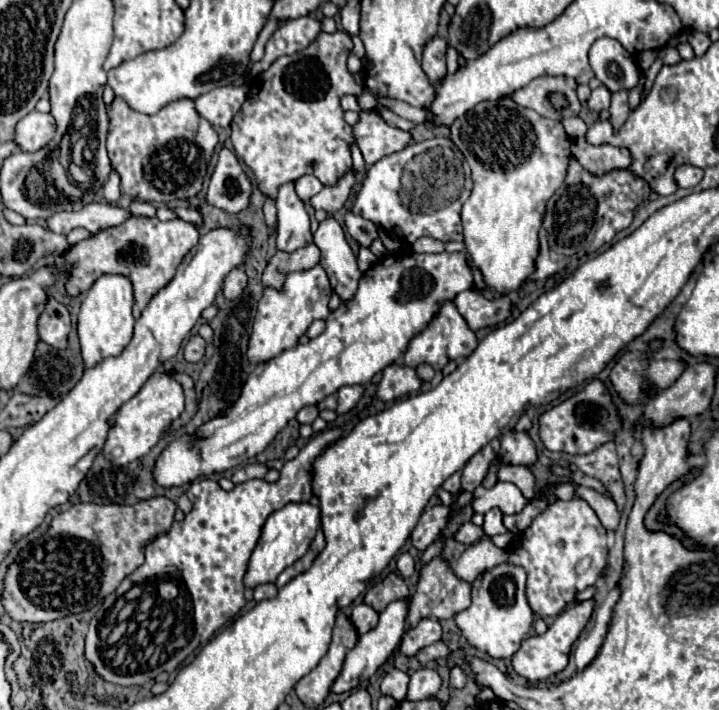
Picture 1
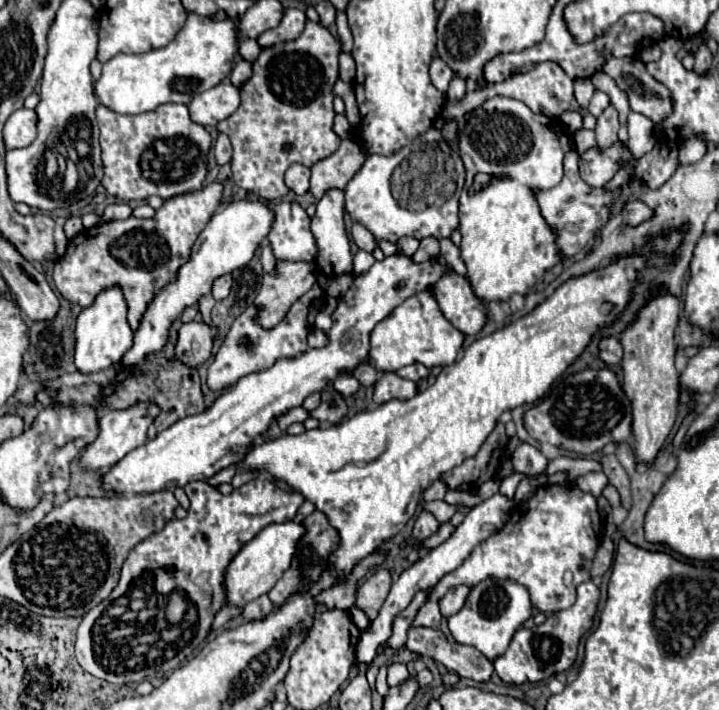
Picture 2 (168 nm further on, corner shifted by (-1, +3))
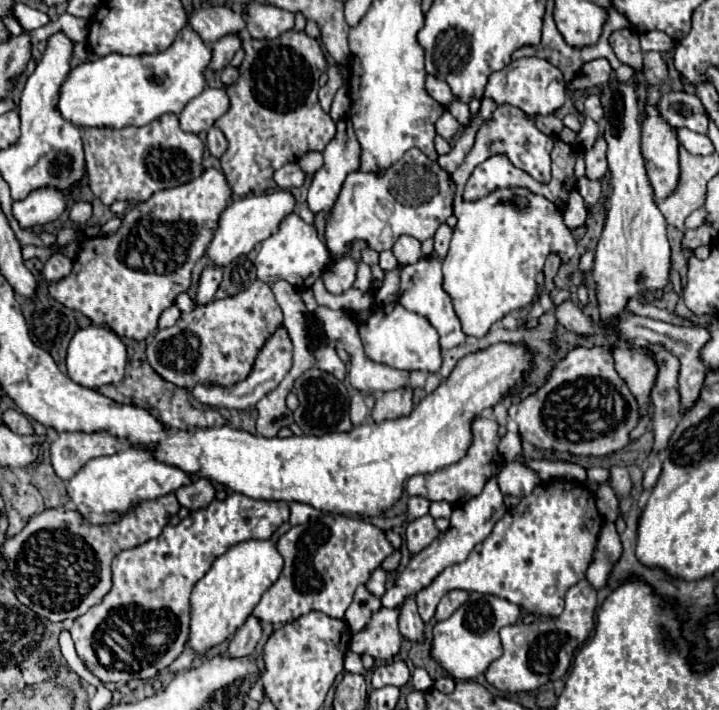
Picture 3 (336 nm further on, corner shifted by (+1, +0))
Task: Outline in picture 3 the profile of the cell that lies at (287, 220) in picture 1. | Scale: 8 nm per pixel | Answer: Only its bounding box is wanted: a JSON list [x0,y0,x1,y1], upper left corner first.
[255,212,329,290]

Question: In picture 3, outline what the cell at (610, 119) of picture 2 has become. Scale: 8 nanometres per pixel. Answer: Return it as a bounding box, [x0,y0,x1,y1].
[585,134,607,180]

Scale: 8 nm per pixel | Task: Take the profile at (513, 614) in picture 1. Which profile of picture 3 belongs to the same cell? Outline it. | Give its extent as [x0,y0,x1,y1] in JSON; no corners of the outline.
[431,592,521,680]

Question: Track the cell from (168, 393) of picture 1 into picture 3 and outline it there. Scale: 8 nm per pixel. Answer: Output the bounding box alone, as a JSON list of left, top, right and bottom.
[51,432,125,480]

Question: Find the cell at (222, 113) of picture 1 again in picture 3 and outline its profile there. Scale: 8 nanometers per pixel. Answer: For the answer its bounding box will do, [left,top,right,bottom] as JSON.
[179,88,229,134]

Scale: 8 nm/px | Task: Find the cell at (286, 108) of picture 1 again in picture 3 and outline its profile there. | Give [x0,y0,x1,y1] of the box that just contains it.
[215,30,335,196]

